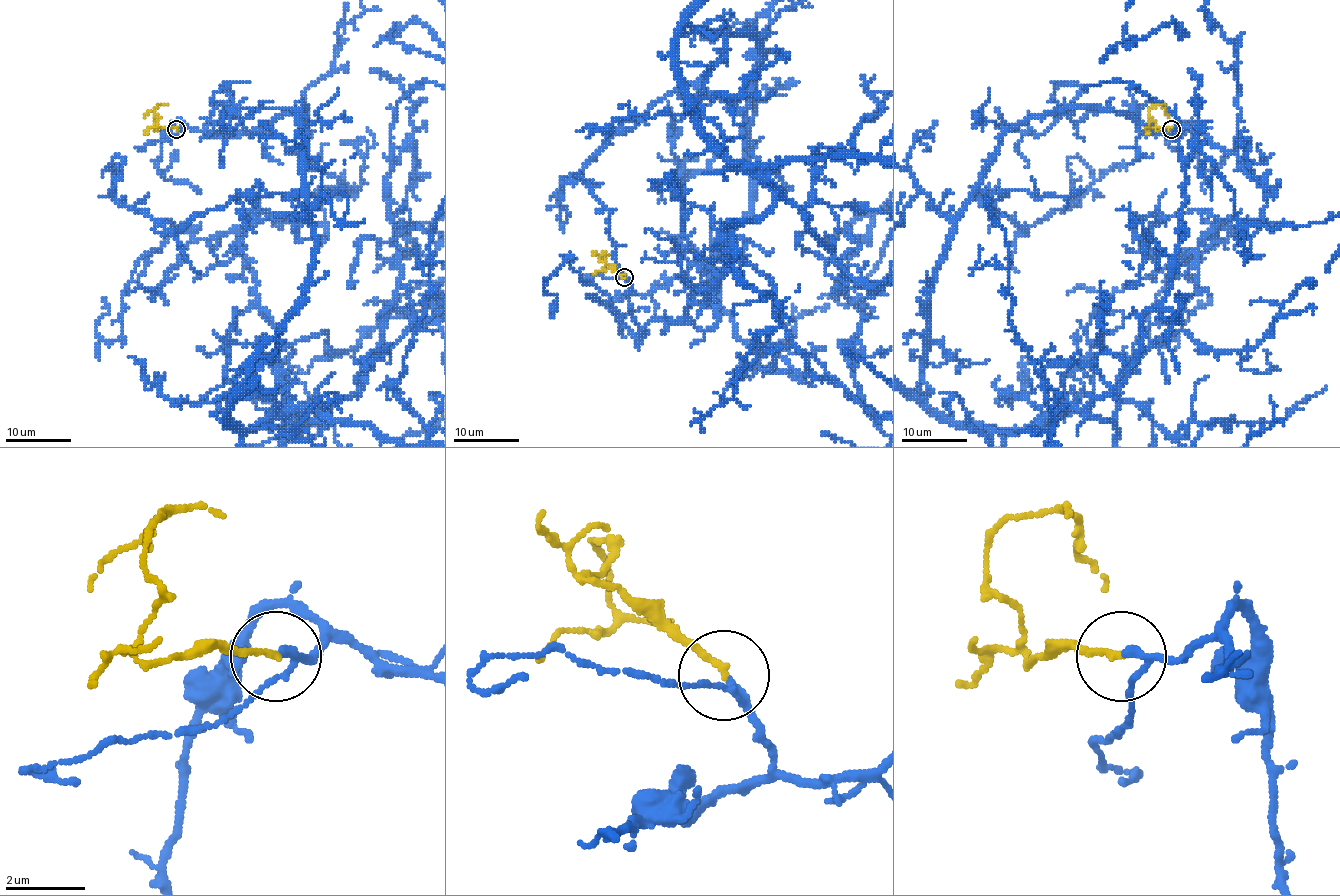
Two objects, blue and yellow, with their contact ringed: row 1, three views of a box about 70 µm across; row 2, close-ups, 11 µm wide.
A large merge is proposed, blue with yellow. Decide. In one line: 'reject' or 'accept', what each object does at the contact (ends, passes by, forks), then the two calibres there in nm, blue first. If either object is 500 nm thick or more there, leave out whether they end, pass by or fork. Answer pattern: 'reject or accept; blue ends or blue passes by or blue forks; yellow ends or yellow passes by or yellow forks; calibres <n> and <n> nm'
accept; blue passes by; yellow ends; calibres 140 and 150 nm

